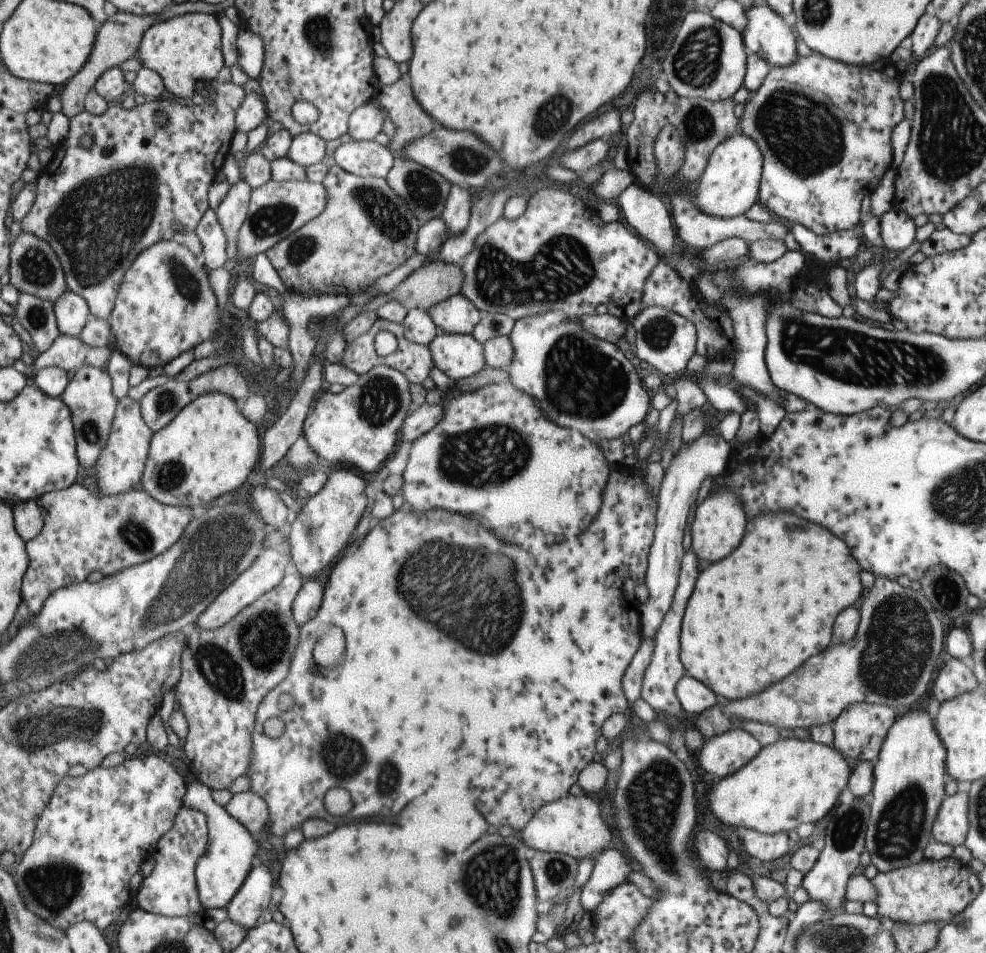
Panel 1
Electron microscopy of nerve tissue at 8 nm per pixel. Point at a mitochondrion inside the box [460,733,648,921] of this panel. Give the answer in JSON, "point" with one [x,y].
{"point":[557,871]}

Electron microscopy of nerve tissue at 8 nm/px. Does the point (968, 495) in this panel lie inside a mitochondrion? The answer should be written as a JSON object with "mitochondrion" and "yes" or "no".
{"mitochondrion":"yes"}

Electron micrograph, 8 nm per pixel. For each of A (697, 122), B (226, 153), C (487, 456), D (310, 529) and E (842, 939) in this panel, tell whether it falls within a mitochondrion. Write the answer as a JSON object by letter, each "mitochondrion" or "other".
{"A":"mitochondrion","B":"other","C":"mitochondrion","D":"mitochondrion","E":"mitochondrion"}

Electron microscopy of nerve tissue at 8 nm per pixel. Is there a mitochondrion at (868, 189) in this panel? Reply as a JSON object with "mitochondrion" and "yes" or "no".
{"mitochondrion":"no"}

